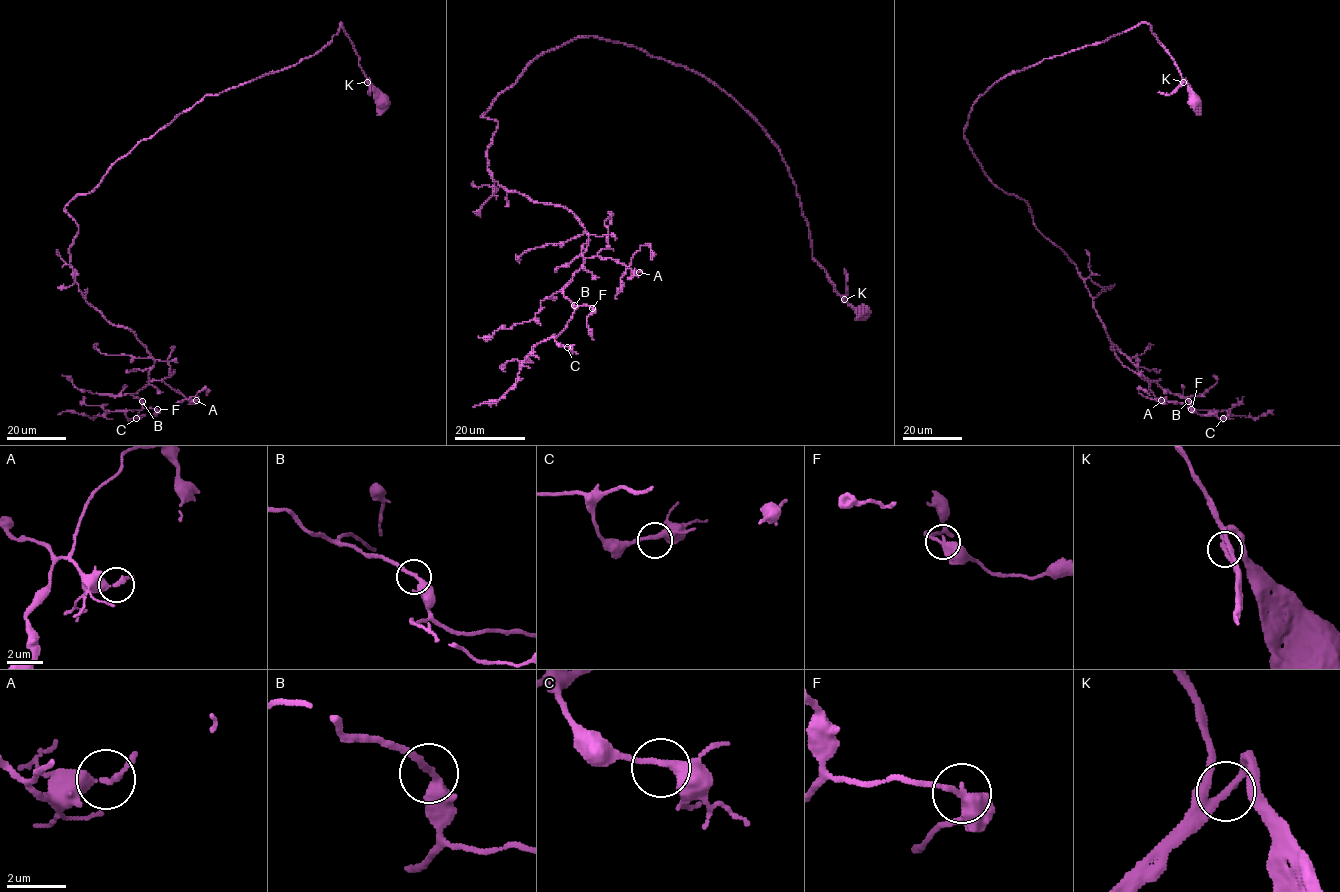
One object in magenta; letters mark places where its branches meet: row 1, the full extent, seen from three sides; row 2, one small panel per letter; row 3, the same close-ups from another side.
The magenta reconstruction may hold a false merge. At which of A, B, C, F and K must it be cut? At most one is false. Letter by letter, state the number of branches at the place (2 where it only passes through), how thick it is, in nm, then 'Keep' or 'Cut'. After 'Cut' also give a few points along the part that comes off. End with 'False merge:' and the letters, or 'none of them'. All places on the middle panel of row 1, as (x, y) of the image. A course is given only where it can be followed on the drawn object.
A: Branches: 2. Thickness 300 nm. Keep
B: Branches: 2. Thickness 260 nm. Keep
C: Branches: 2. Thickness 280 nm. Keep
F: Branches: 2. Thickness 360 nm. Keep
K: Branches: 2. Thickness 280 nm. Keep
False merge: none of them

